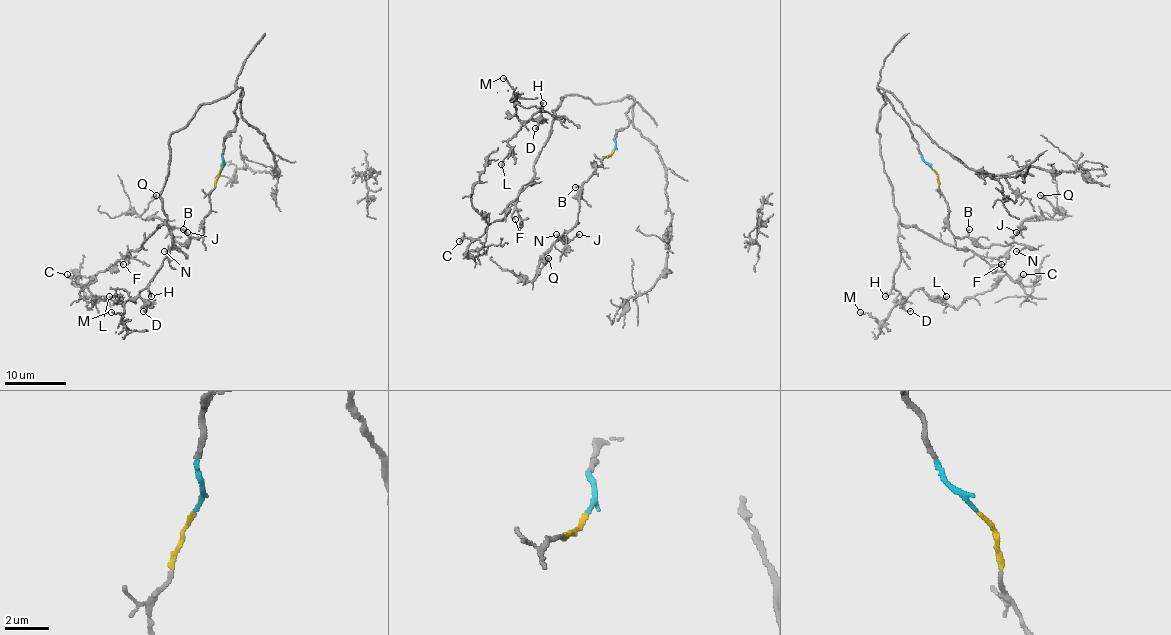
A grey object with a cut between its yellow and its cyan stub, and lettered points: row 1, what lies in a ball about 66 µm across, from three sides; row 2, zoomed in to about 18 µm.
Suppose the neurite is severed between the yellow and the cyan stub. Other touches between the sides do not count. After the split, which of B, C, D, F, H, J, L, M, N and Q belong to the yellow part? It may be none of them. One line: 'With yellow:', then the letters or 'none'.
With yellow: B, J, N, Q

